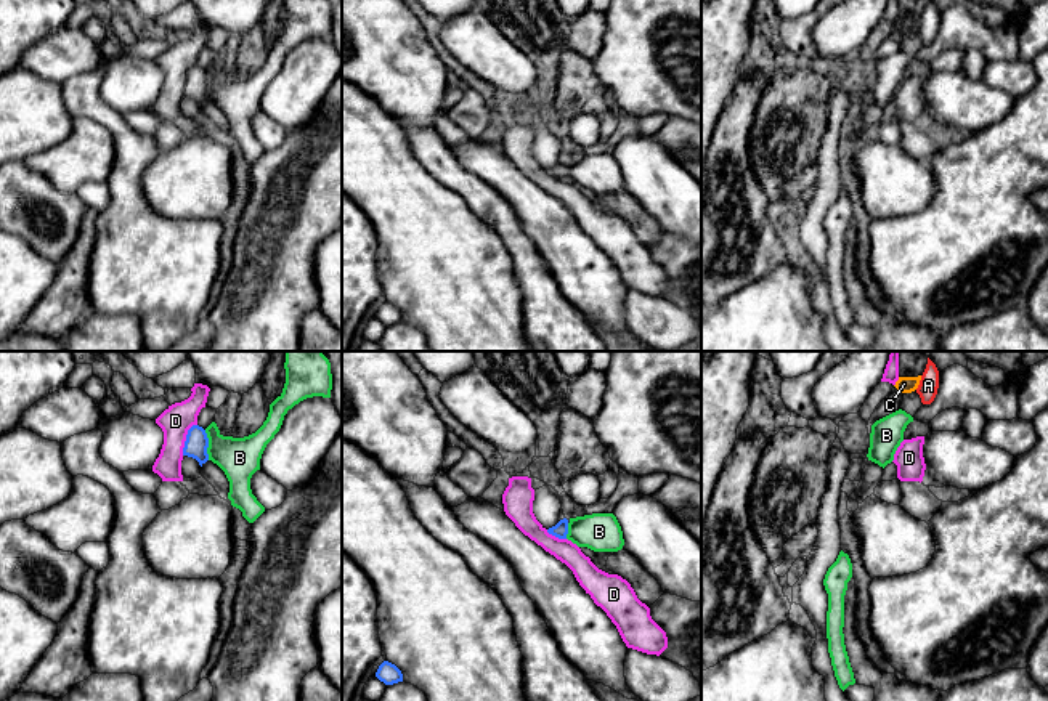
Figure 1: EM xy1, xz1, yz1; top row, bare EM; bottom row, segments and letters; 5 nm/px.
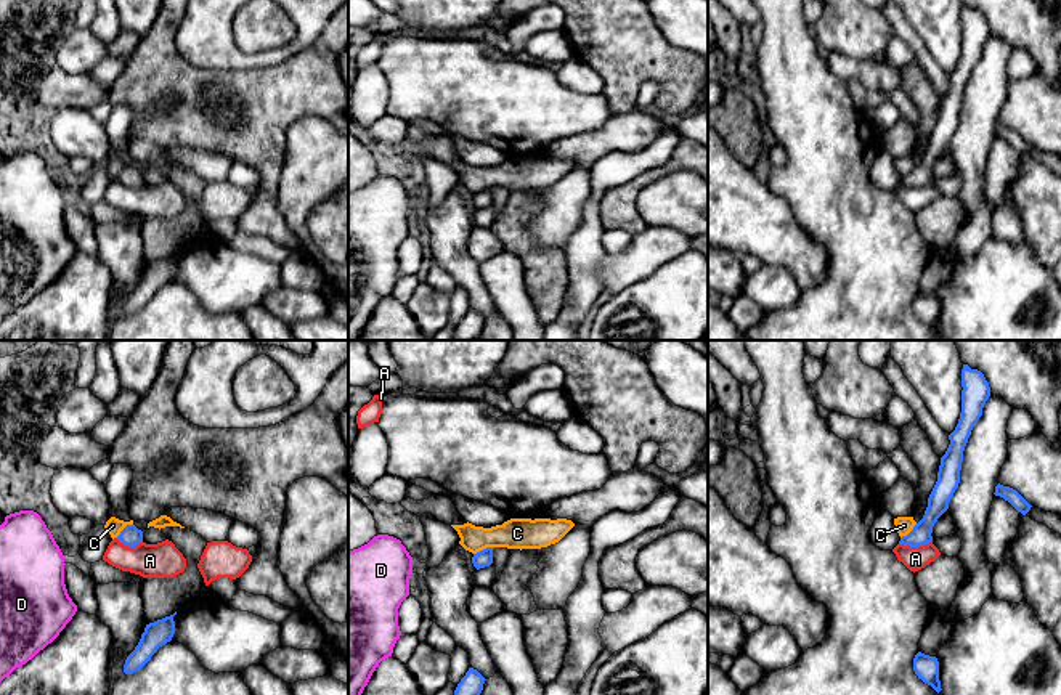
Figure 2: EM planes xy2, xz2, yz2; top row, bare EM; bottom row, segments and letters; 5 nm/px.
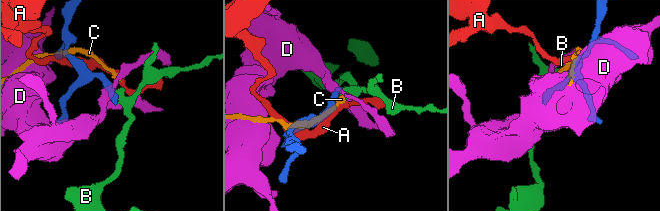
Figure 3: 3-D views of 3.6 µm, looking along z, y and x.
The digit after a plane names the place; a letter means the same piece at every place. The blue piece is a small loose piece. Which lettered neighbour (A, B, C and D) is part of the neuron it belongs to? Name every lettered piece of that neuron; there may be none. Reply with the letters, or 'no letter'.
no letter

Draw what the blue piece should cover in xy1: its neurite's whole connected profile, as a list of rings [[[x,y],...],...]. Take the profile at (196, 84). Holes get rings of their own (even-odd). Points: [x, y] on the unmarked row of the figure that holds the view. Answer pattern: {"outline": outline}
{"outline": [[[193,66],[186,75],[183,96],[196,99],[201,106],[201,115],[215,128],[221,140],[231,144],[228,140],[230,122],[225,112],[209,99],[207,88],[209,79],[205,71],[199,66]]]}

